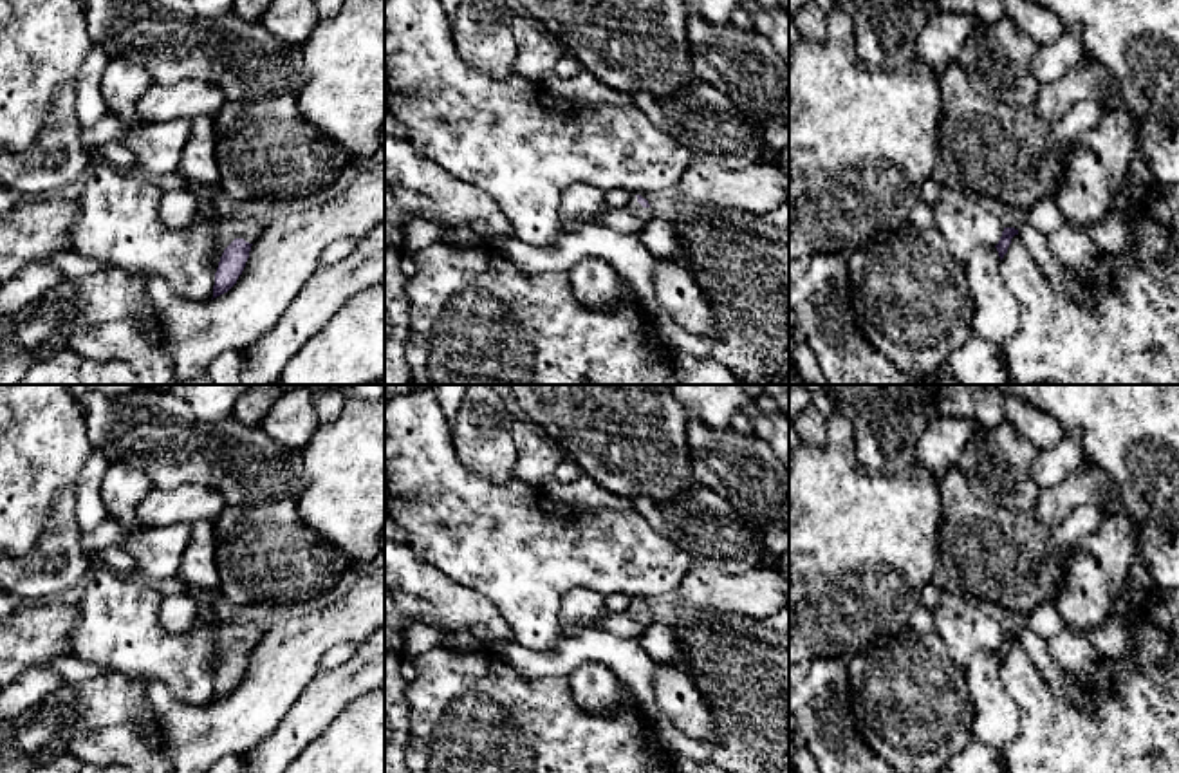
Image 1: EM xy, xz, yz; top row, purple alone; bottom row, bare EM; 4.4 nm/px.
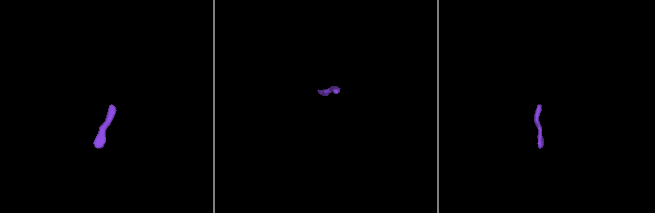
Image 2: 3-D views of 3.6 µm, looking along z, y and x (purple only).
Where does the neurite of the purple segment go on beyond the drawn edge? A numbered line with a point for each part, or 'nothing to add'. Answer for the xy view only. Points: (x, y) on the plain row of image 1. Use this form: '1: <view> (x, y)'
nothing to add

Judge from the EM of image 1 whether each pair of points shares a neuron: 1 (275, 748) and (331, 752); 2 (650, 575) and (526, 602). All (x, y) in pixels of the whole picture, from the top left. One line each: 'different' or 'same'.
1: different
2: same

